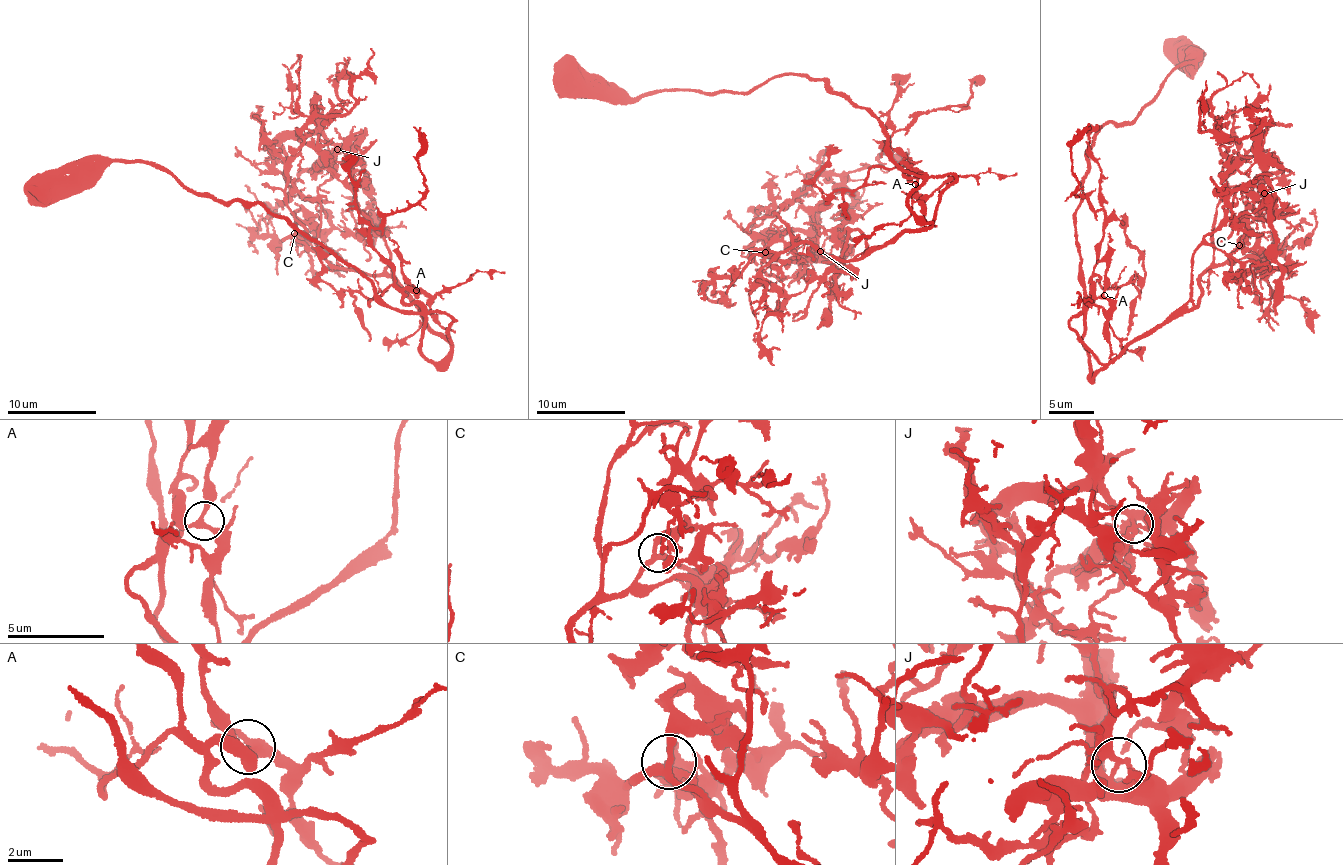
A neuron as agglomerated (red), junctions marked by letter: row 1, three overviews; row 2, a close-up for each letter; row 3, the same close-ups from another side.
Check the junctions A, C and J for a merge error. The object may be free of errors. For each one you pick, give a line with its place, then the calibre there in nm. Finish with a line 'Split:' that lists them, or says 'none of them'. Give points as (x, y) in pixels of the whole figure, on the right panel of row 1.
J: at (1264, 193); 190 nm thick
Split: J

